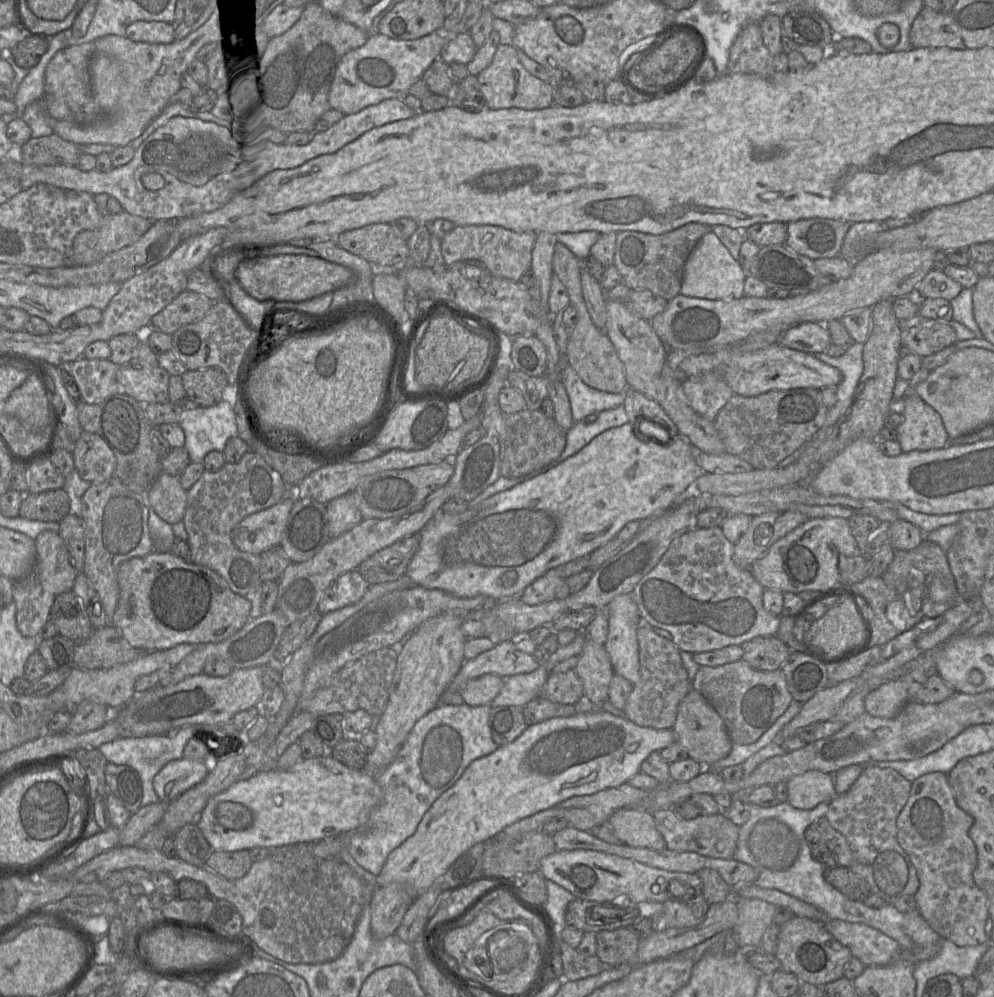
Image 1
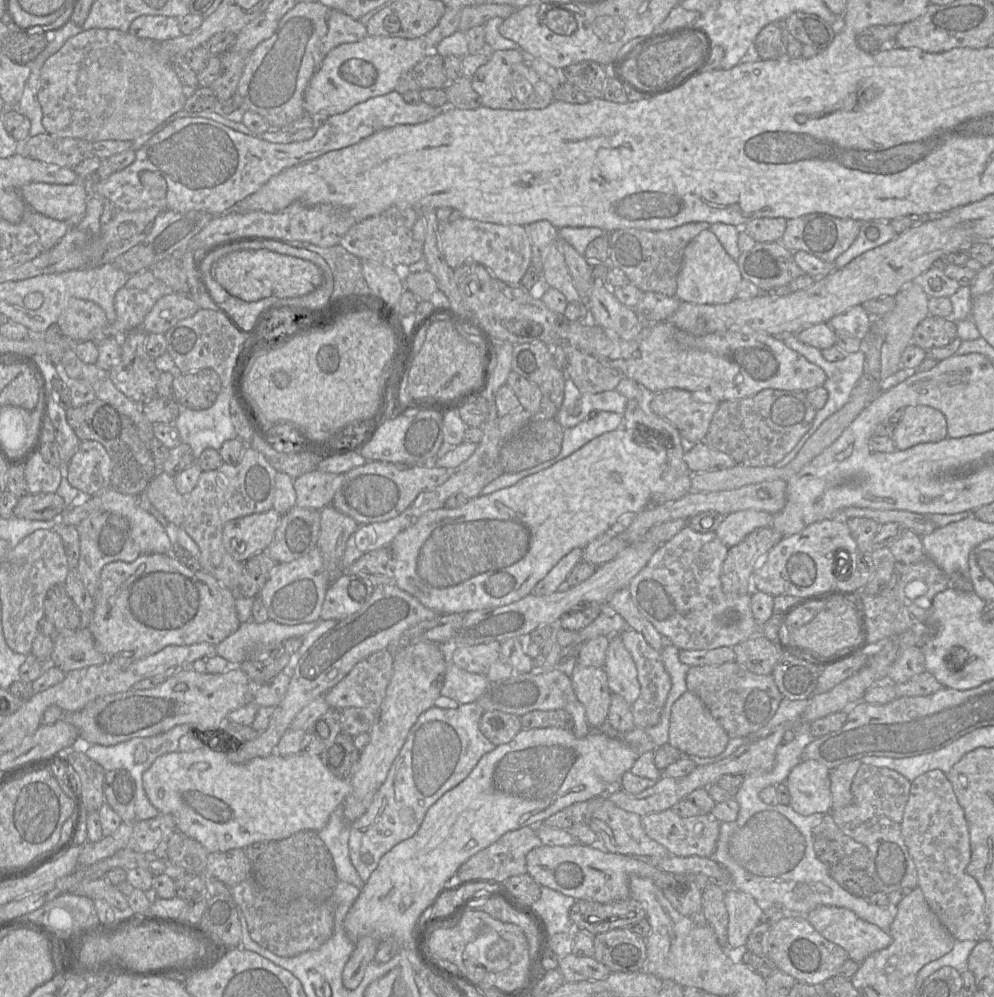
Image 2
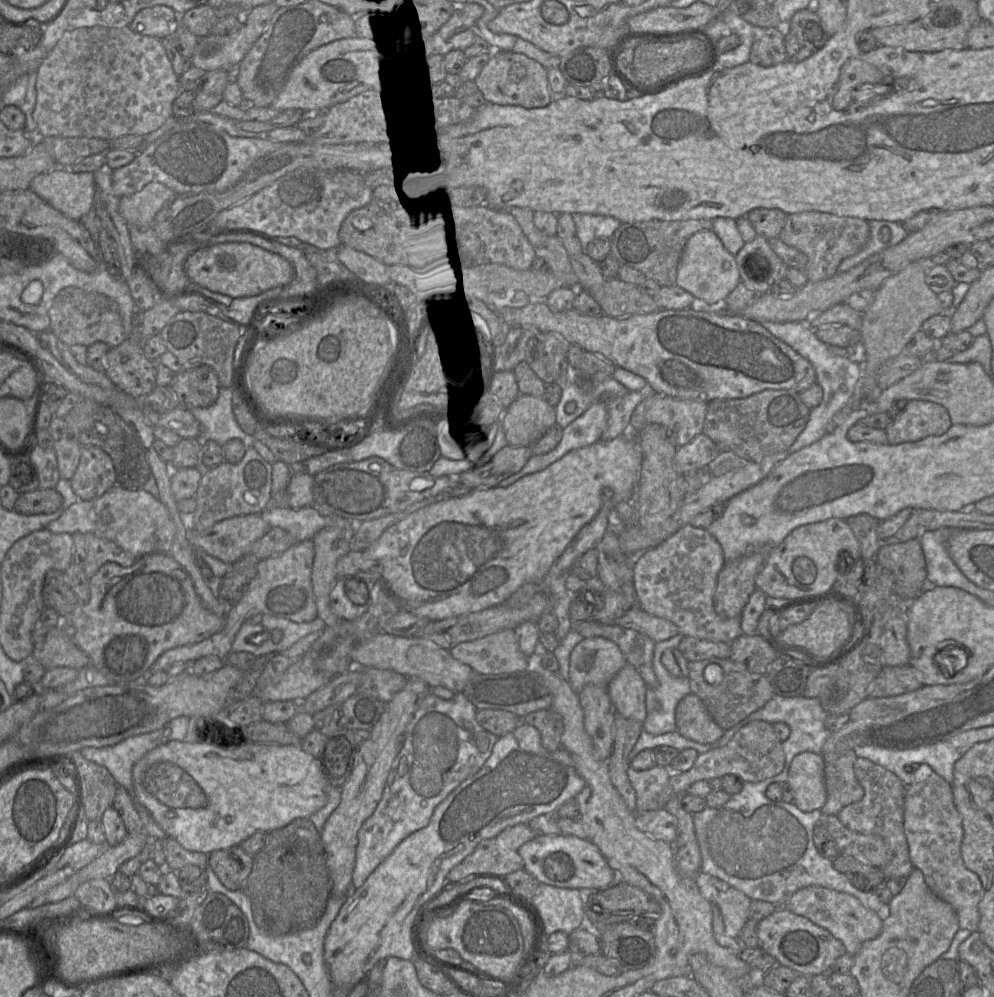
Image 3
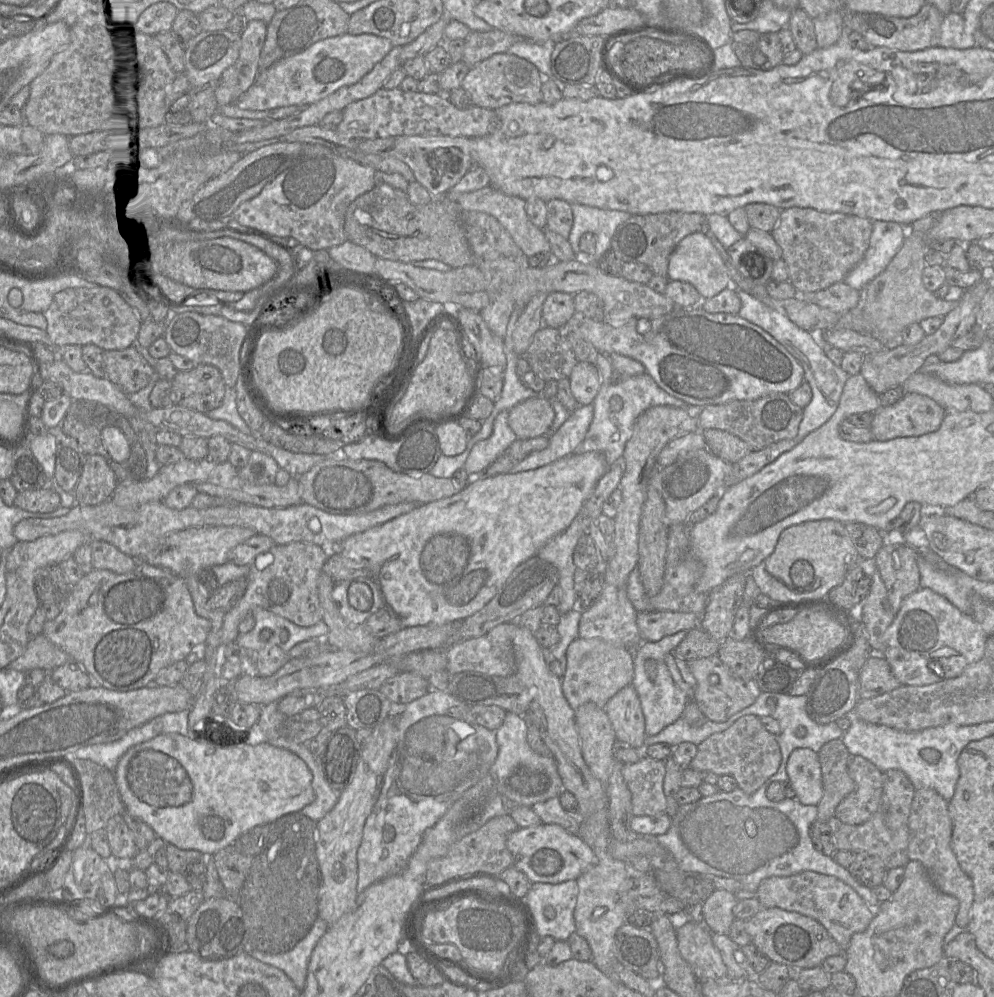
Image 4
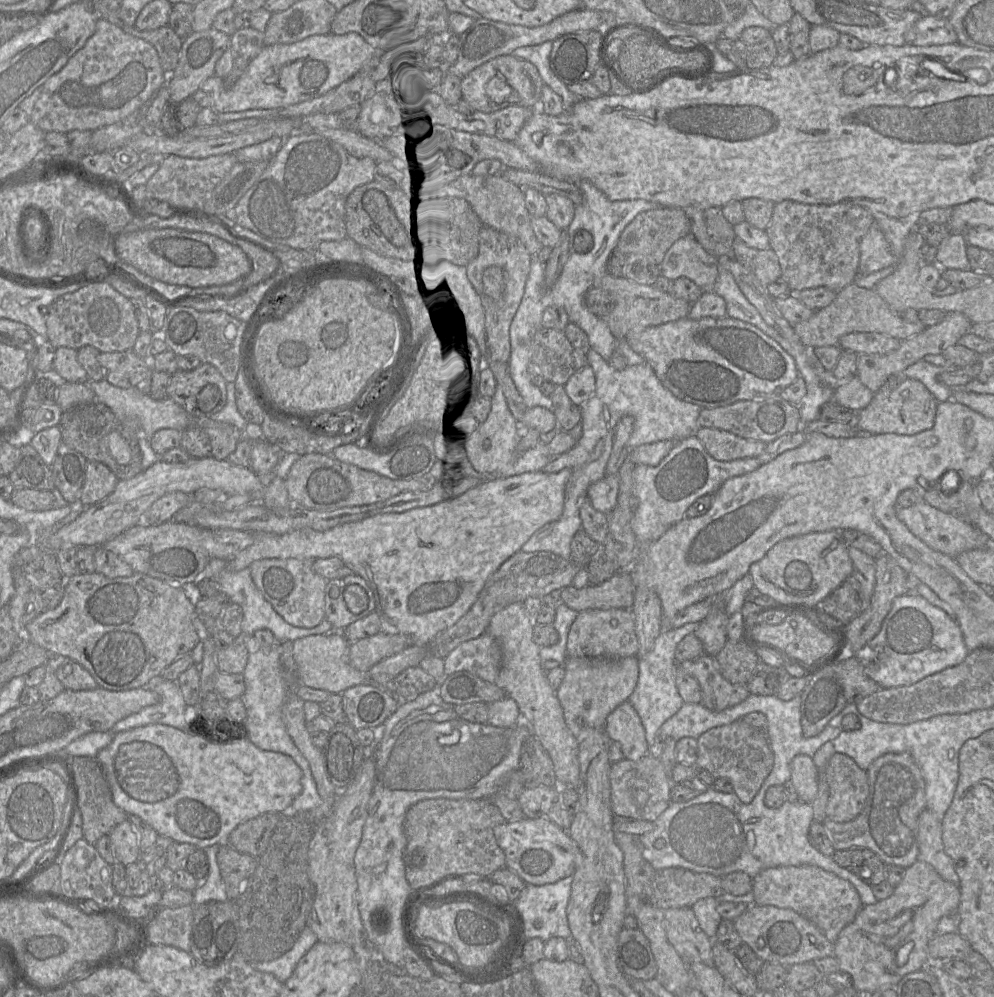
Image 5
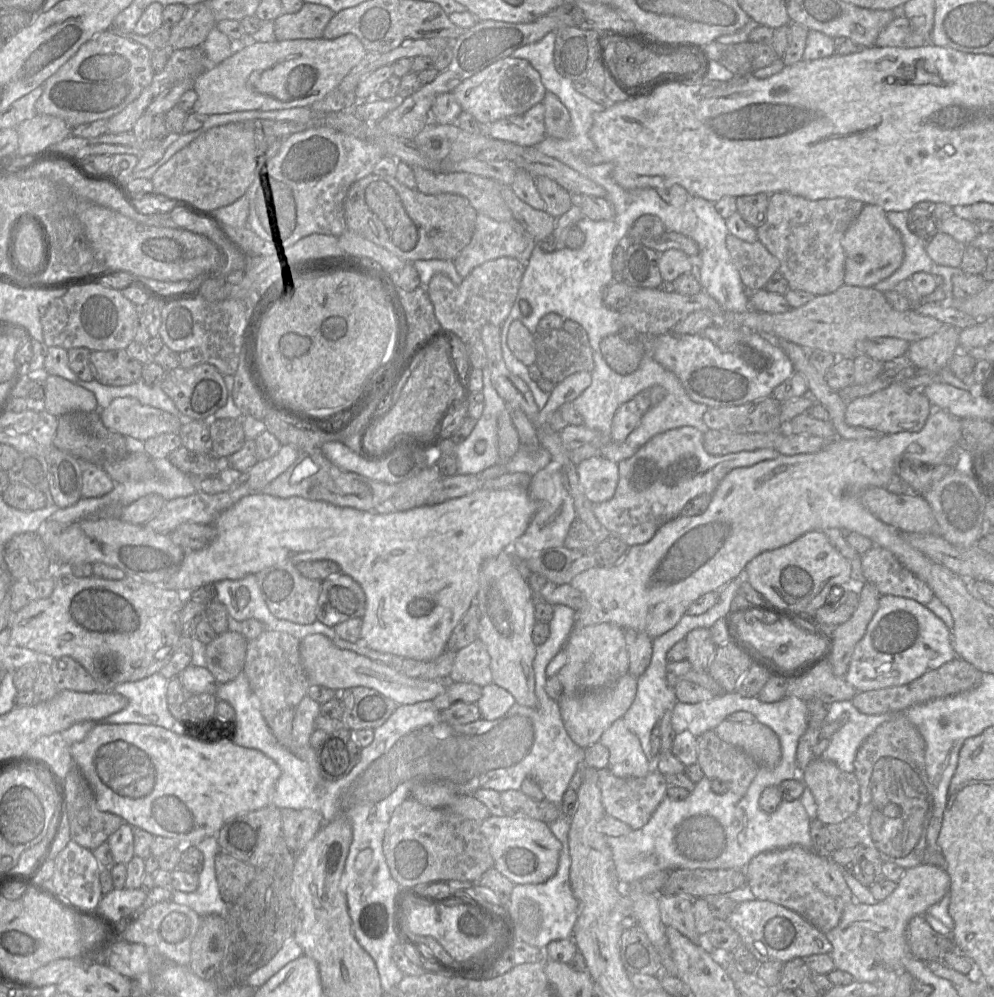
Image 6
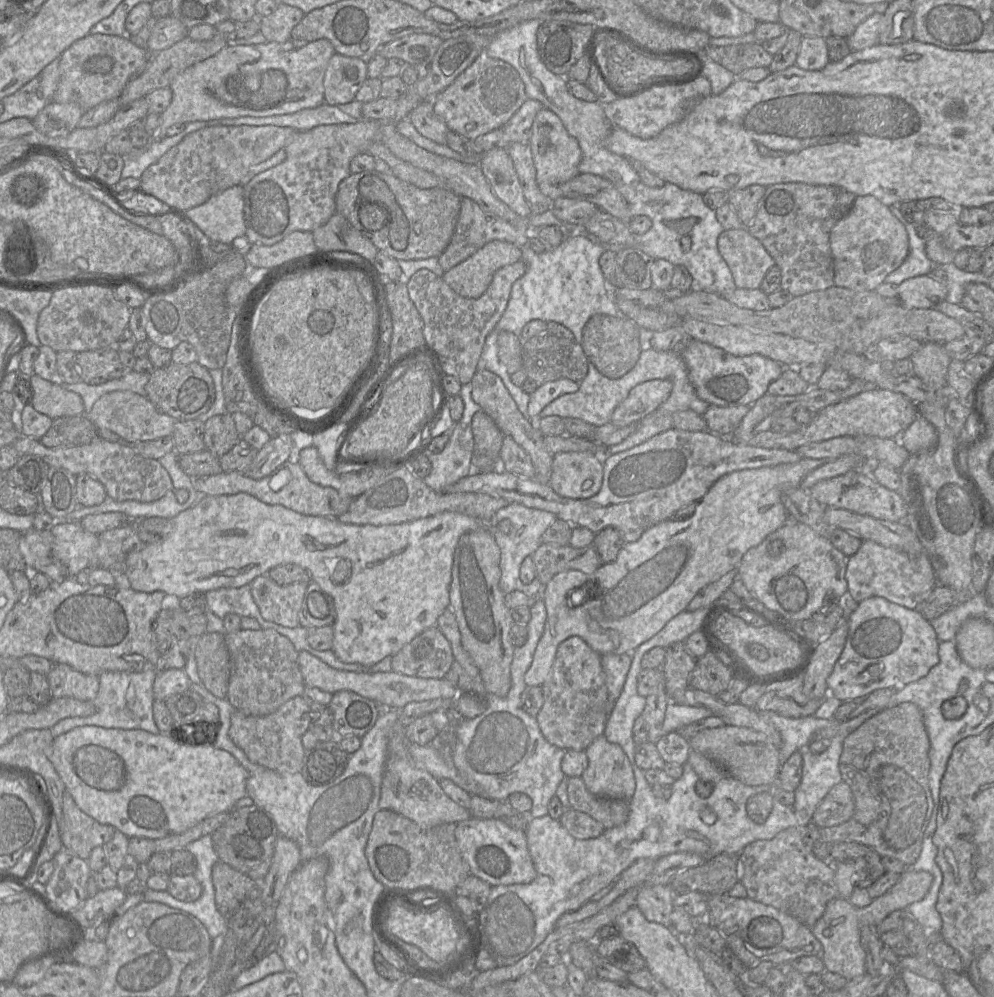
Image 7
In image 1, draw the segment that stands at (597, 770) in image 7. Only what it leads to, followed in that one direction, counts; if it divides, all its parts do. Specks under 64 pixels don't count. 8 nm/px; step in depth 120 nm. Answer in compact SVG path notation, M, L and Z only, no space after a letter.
M631 594L616 596L606 607L609 631L604 645L614 673L633 685L640 680L637 630L643 622Z

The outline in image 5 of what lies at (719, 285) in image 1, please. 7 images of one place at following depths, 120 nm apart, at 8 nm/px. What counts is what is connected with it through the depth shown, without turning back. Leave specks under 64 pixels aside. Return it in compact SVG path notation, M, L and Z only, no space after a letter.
M689 234L668 249L660 270L661 275L670 281L686 277L703 291L711 291L718 277L719 264L717 258Z

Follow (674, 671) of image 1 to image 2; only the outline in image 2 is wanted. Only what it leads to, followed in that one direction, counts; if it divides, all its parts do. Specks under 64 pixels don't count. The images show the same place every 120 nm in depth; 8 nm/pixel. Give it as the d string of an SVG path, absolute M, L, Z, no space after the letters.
M626 628L619 633L619 636L636 664L638 681L640 683L640 695L631 706L635 727L646 729L655 726L660 720L672 686L670 675L666 671L661 657L661 652L655 650L644 636L636 630Z

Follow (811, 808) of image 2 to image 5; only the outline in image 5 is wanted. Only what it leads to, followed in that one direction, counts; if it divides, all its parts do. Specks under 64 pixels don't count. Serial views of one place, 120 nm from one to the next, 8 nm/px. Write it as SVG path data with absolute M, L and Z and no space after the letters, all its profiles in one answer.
M796 755L790 763L791 781L798 798L804 803L812 803L818 793L818 770L810 756Z

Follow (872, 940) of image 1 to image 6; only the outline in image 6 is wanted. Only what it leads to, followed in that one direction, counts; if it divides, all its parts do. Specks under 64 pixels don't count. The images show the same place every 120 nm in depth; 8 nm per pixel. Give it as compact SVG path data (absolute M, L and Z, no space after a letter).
M794 845L759 853L744 868L747 883L755 900L768 901L796 912L822 933L835 928L845 907L854 901L840 865L813 850Z

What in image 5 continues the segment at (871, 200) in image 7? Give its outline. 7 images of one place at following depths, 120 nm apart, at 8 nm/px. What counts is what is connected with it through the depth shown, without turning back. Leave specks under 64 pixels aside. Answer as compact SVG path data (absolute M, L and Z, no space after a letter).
M874 222L860 243L858 275L867 275L897 264L882 230Z

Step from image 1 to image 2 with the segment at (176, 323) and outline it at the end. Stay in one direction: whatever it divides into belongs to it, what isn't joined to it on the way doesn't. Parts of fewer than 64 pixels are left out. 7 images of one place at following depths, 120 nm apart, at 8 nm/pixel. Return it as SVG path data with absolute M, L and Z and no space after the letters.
M173 292L156 302L144 318L142 326L148 333L165 335L178 321L193 316L199 309L188 295Z

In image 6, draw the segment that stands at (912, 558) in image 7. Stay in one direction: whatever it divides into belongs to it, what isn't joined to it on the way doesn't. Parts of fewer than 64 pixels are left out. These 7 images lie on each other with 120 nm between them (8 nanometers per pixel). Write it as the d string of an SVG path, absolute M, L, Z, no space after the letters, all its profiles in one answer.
M872 546L861 555L862 576L876 586L881 595L913 599L927 605L934 596L927 583L906 569L888 550Z

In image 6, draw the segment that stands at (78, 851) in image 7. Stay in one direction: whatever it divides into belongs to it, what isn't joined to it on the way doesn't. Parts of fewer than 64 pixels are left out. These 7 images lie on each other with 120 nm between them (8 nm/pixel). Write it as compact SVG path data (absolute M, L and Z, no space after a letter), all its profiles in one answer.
M77 767L67 774L64 781L67 797L67 822L71 840L81 847L93 851L102 843L107 842L109 836L125 822L120 816L98 809L93 790Z

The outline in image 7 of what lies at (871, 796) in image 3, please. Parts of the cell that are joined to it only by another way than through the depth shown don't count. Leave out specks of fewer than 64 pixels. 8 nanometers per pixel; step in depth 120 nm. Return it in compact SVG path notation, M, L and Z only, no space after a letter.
M848 784L834 785L817 806L812 823L819 828L837 826L847 822L855 810L854 796Z

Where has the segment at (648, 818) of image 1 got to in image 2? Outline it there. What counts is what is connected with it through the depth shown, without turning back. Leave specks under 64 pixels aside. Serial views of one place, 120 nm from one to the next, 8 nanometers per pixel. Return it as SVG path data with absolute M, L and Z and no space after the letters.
M600 795L588 801L586 823L596 833L598 845L608 852L632 856L665 857L668 850L658 842L652 840L644 831L641 816L623 810L611 802L607 795Z

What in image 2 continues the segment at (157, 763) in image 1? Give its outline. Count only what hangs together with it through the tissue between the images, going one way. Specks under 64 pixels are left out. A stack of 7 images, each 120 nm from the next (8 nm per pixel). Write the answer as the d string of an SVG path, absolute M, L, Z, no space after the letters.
M181 724L155 736L135 737L111 746L85 744L80 742L79 749L81 749L89 758L101 765L105 771L125 769L131 774L135 781L135 815L138 820L146 820L157 816L159 811L151 804L147 797L142 782L142 775L157 757L166 753L179 751L178 745L180 738L191 731L191 726L192 725Z

